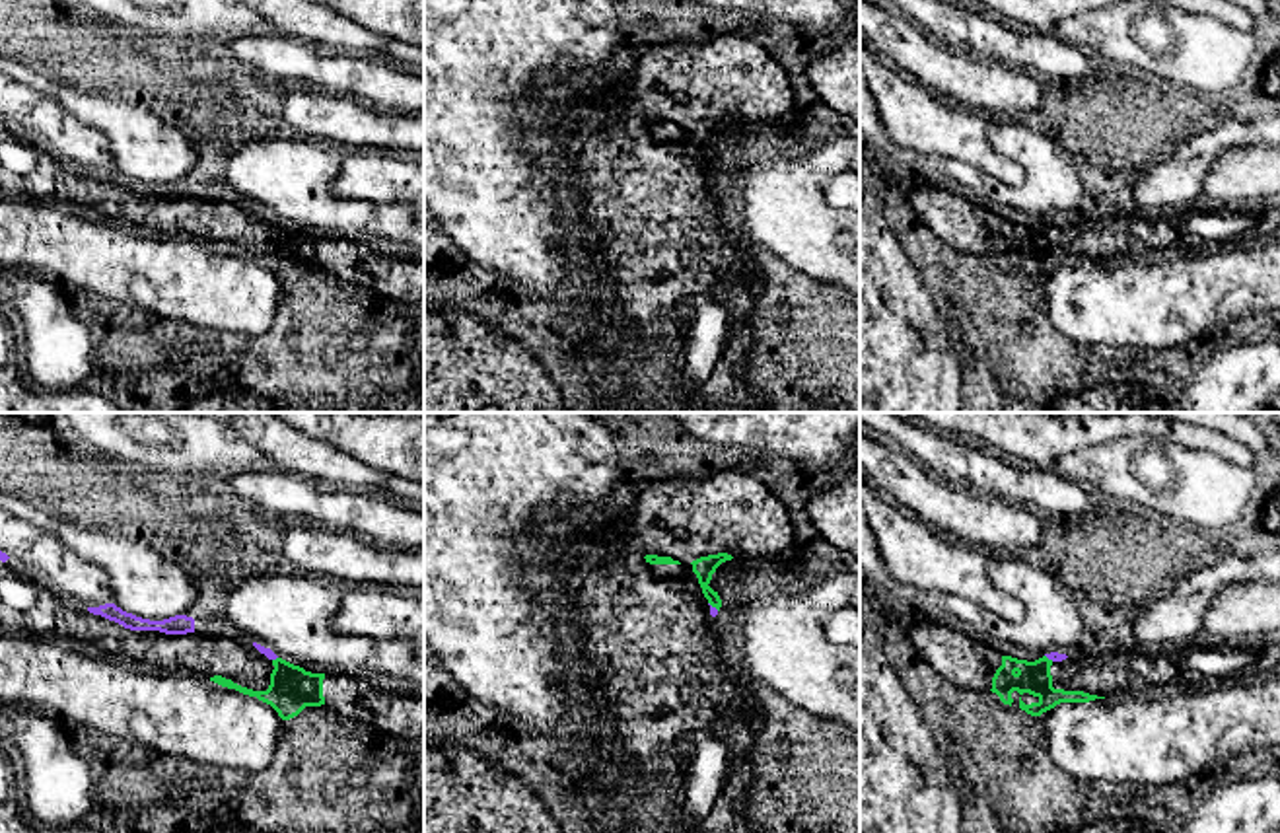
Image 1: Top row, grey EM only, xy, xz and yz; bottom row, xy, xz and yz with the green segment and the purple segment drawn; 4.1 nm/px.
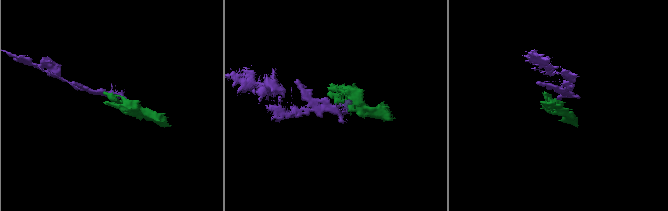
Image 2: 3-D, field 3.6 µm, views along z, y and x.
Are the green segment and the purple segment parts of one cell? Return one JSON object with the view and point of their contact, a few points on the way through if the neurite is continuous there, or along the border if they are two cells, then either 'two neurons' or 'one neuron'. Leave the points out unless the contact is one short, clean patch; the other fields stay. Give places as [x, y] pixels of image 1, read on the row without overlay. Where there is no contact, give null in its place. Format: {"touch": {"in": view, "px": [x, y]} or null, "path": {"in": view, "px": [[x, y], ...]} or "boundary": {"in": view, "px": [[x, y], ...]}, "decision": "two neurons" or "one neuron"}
{"touch": {"in": "xz", "px": [714, 170]}, "boundary": {"in": "xz", "px": [[709, 166], [718, 174]]}, "decision": "two neurons"}

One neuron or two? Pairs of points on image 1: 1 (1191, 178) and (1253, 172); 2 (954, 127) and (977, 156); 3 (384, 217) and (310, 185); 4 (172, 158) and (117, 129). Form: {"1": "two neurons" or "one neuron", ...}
{"1": "two neurons", "2": "one neuron", "3": "one neuron", "4": "one neuron"}

